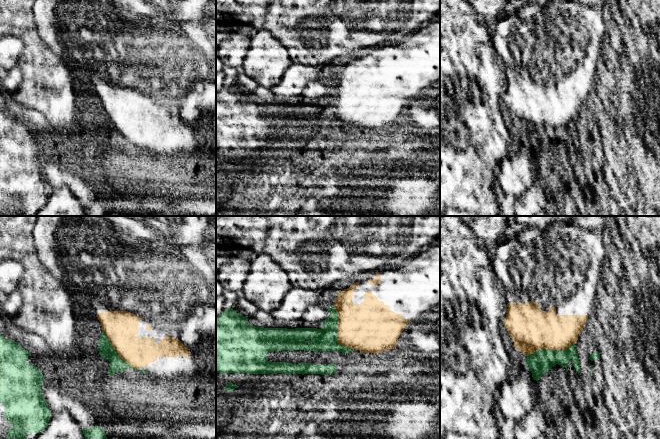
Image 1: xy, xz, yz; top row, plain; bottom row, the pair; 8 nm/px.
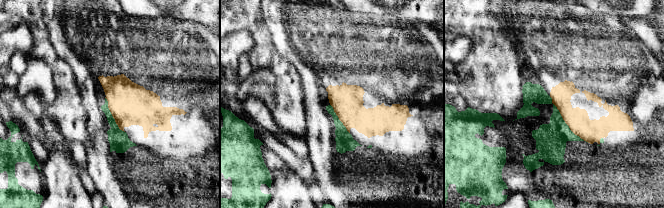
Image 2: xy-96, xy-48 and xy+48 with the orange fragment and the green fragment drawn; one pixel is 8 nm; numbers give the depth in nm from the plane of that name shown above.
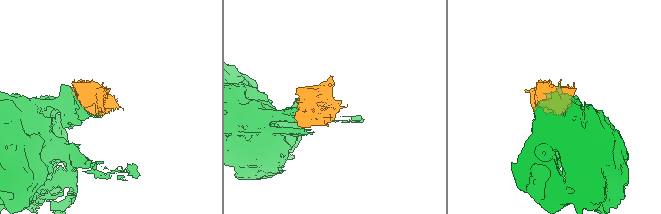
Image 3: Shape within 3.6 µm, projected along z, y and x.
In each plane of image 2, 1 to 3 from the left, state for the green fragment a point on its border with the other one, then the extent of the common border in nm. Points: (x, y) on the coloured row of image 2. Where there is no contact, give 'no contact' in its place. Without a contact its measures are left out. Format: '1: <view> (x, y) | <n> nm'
1: xy-96 (112, 115) | 320 nm
2: xy-48 (339, 119) | 280 nm
3: xy+48 (565, 122) | 500 nm

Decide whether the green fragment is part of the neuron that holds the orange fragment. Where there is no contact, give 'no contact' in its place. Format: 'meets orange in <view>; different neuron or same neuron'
meets orange in xz; different neuron

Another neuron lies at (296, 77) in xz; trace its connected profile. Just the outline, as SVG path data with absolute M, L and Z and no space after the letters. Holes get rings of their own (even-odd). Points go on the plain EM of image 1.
M293 63L283 74L281 81L271 91L277 99L283 100L302 94L304 88L312 81L323 80L325 72L312 65Z

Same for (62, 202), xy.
M69 187L51 188L47 203L36 216L86 216L82 203Z

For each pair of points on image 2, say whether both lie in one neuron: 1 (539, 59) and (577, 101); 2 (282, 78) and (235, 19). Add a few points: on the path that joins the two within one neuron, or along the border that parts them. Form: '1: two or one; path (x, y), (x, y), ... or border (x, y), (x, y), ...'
1: one; path (549, 69), (555, 75), (556, 80), (567, 91)
2: one; path (273, 61), (264, 52), (261, 36), (252, 27)

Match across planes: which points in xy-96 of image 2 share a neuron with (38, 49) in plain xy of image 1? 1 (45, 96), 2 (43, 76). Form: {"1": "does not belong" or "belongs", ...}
{"1": "does not belong", "2": "does not belong"}

